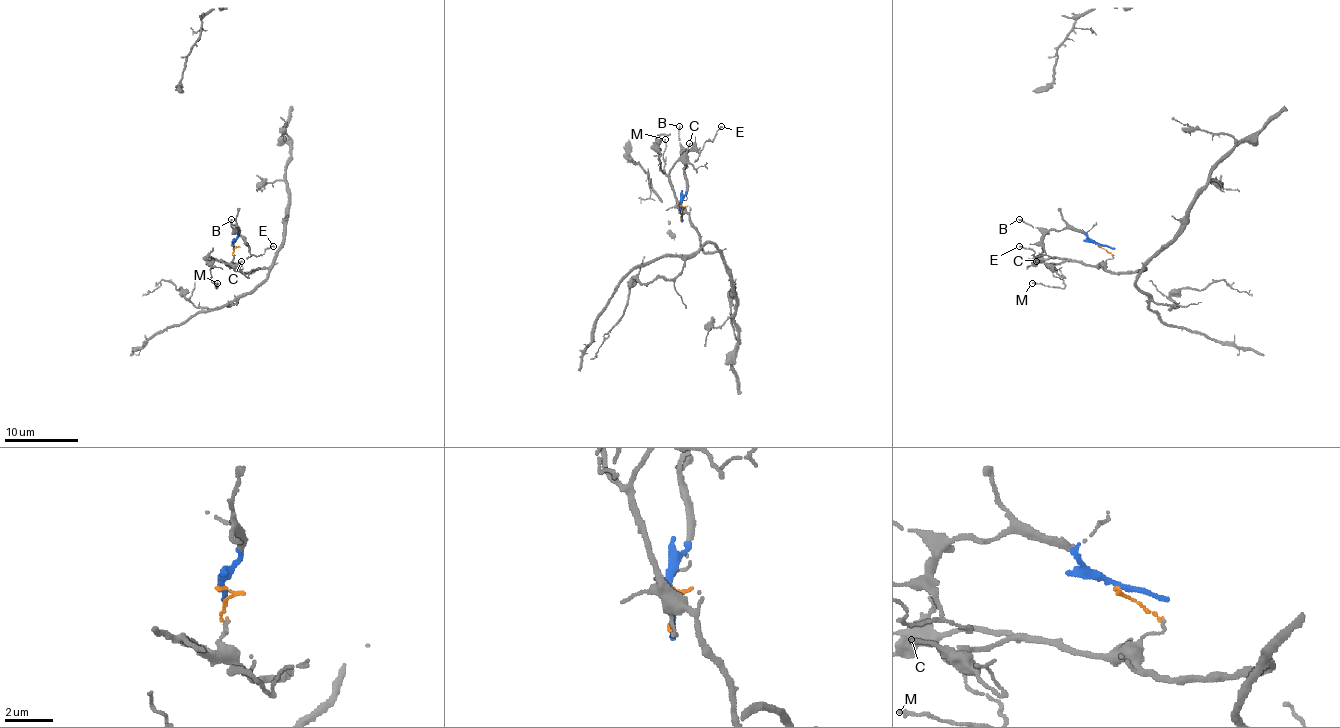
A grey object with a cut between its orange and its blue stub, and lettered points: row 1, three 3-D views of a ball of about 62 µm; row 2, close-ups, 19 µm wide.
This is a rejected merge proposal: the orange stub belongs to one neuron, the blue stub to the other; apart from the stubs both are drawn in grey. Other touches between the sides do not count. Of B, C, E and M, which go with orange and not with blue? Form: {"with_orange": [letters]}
{"with_orange": ["C", "M"]}

